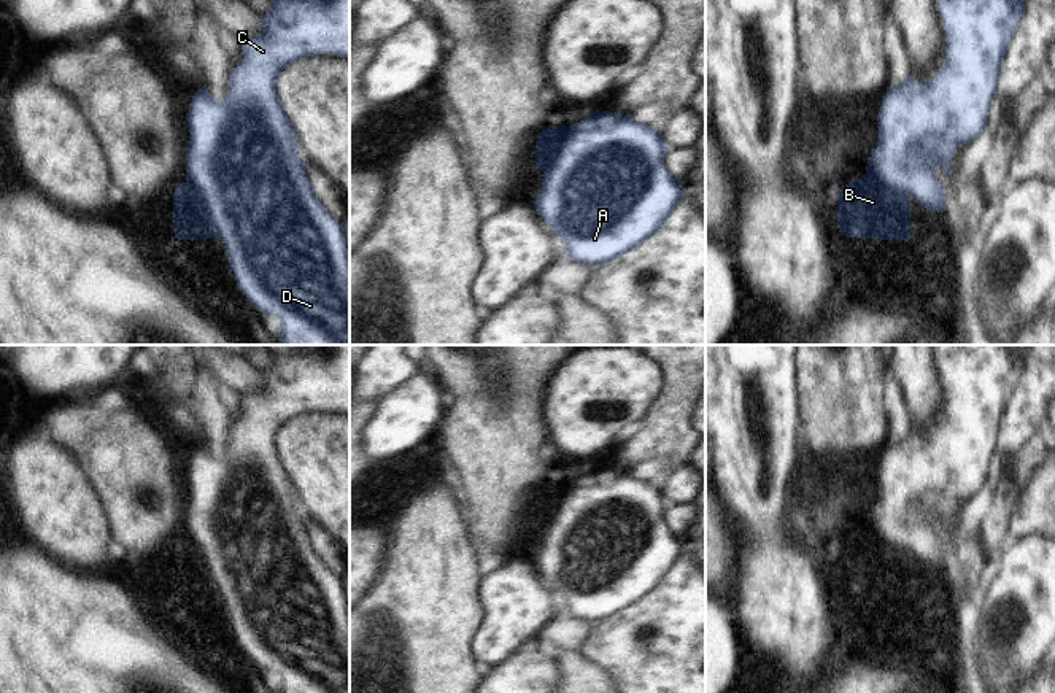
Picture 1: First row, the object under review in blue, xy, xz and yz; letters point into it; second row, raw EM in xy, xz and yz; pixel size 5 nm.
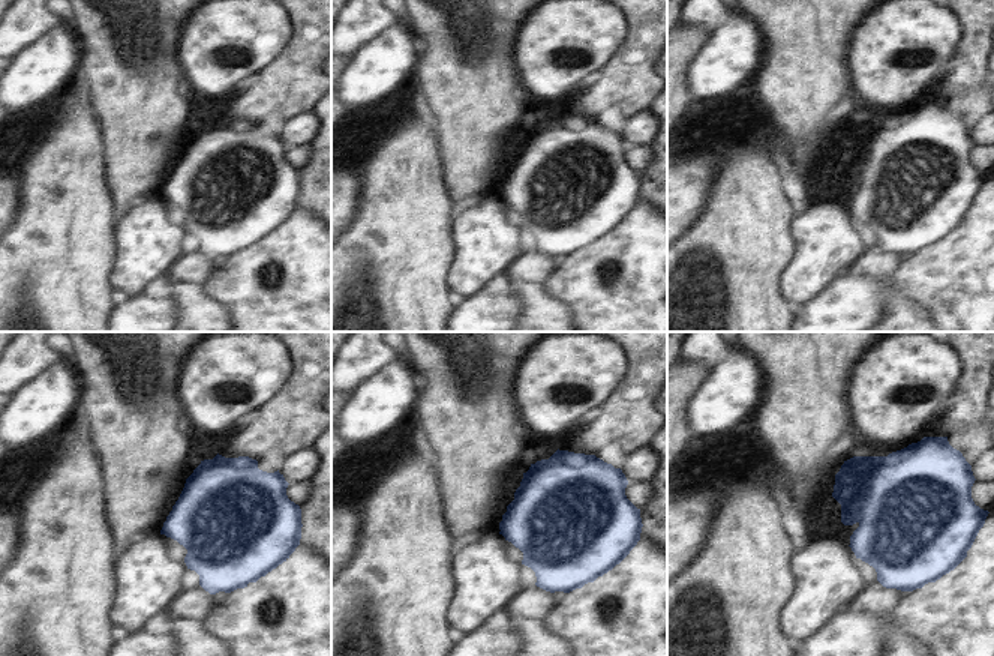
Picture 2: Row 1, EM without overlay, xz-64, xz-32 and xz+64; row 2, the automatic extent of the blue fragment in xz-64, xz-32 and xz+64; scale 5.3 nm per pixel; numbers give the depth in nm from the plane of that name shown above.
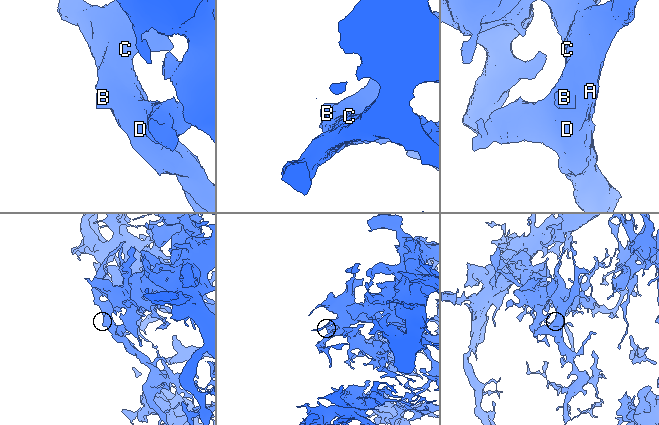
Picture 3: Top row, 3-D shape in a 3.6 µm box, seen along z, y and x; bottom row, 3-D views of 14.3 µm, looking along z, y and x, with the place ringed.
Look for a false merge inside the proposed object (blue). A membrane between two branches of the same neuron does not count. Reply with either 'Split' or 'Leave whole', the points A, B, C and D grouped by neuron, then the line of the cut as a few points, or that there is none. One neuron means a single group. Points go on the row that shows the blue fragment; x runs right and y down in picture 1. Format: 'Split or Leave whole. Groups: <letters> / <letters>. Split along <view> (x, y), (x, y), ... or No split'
Leave whole. Groups: A B C D. No split.

